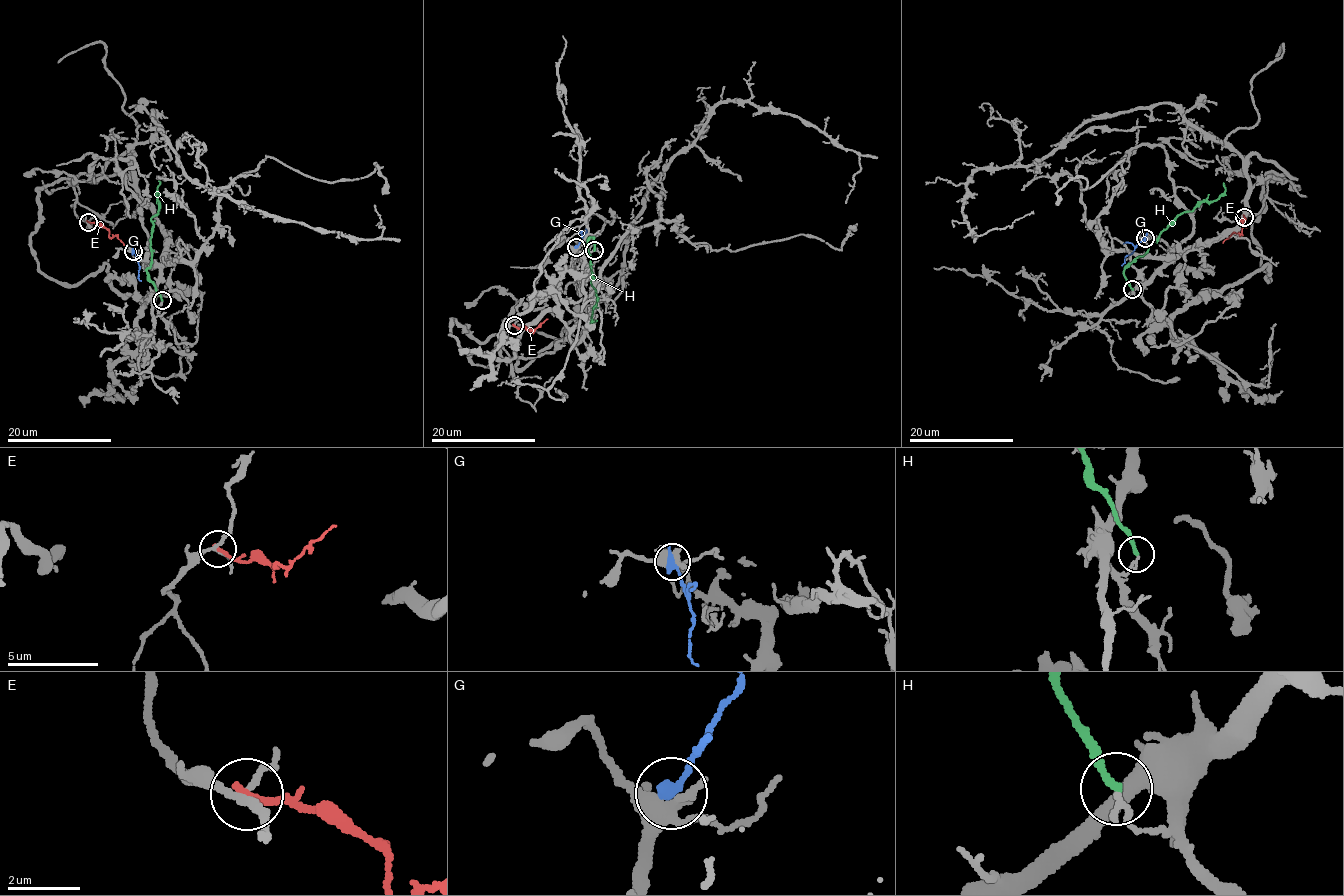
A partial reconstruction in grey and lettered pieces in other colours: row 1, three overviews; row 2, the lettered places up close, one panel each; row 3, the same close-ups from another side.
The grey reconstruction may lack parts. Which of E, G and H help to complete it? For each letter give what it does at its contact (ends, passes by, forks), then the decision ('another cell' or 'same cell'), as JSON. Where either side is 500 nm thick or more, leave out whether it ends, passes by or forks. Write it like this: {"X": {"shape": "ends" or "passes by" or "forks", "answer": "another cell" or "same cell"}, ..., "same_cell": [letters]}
{"E": {"shape": "ends", "answer": "another cell"}, "G": {"shape": "ends", "answer": "another cell"}, "H": {"shape": "ends", "answer": "another cell"}, "same_cell": []}

